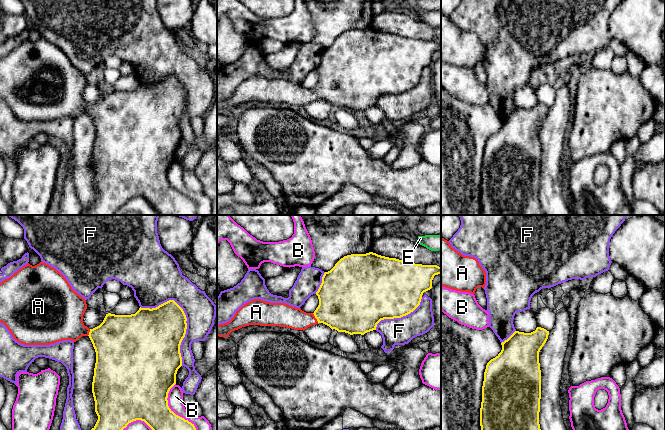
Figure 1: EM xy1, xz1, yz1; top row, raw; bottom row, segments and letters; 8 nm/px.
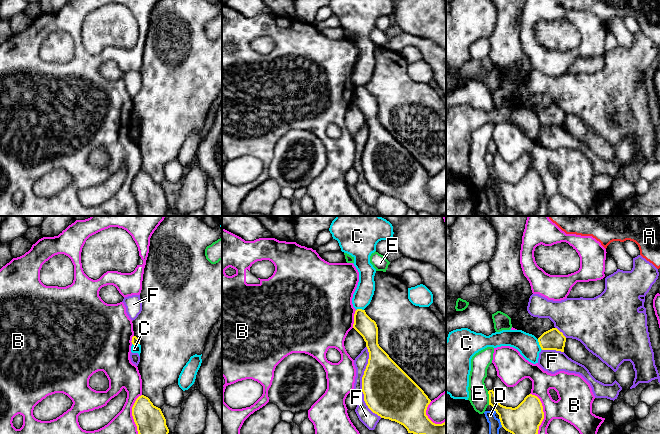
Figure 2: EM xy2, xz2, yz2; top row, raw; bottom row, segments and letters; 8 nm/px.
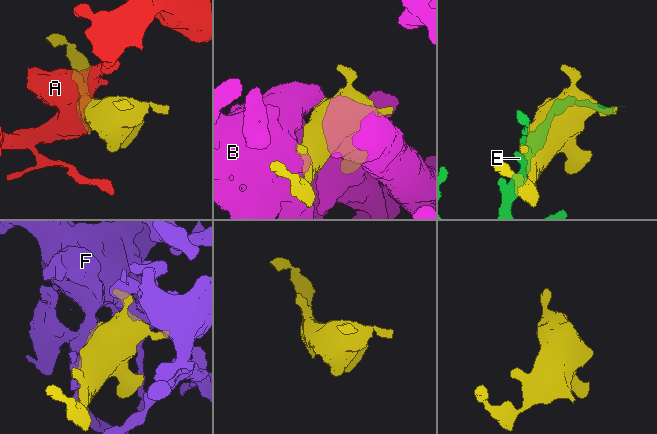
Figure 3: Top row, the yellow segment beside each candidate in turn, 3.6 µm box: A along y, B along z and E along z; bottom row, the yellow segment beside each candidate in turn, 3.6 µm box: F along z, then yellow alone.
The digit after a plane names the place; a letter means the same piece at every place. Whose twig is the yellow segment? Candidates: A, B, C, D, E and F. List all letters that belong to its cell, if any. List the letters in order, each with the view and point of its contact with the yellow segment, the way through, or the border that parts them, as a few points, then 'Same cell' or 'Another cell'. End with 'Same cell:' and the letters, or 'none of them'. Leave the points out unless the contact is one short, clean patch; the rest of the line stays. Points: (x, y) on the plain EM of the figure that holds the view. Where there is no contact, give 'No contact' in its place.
A: Touches yellow at xz1 (315, 93). Path across: xz1 (344, 82), (315, 93), (289, 93), (284, 91). Same cell
B: Touches yellow at xy1 (175, 190). Another cell
C: Touches yellow at yz2 (539, 120). Boundary: yz2 (537, 115), (542, 125). Another cell
D: Touches yellow at yz2 (500, 197). Boundary: yz2 (499, 194), (502, 202). Another cell
E: Touches yellow at yz2 (489, 174). Boundary: yz2 (487, 167), (489, 180). Another cell
F: Touches yellow at xy1 (185, 92). Another cell
Same cell: A

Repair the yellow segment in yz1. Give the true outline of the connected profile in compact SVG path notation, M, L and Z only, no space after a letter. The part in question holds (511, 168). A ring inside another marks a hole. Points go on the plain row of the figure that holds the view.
M541 103L531 109L515 107L501 119L501 128L487 139L480 184L481 215L545 215L539 200L539 128L548 111L549 107Z

